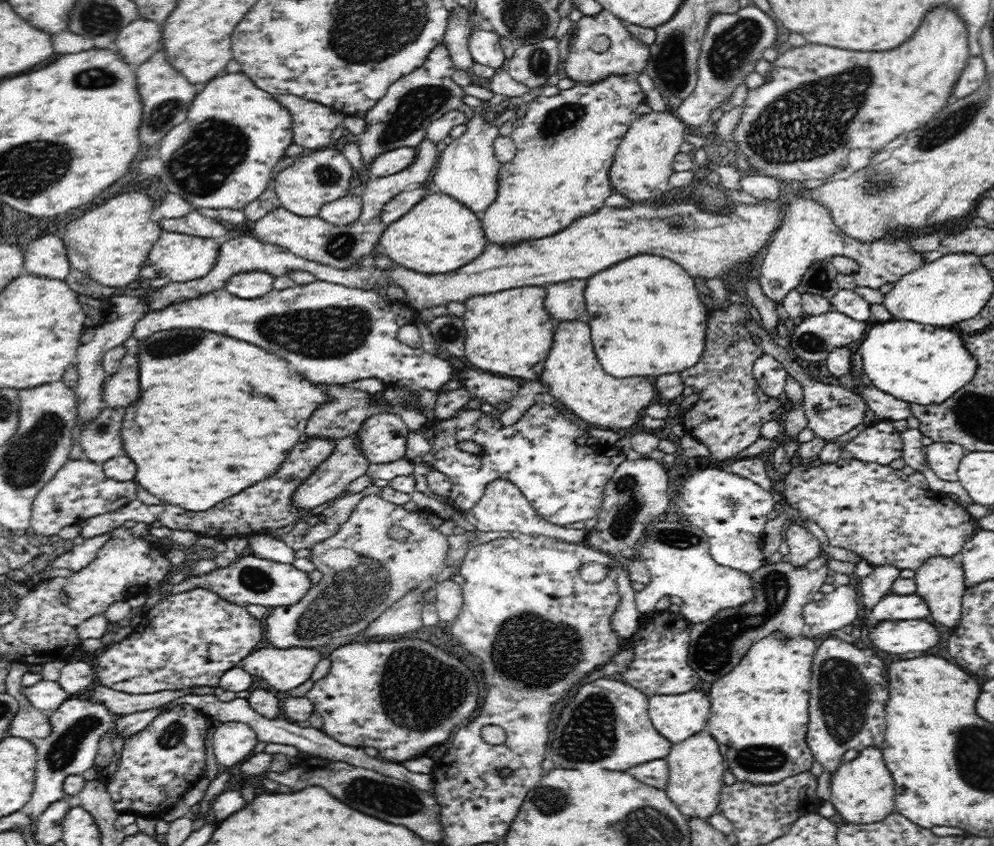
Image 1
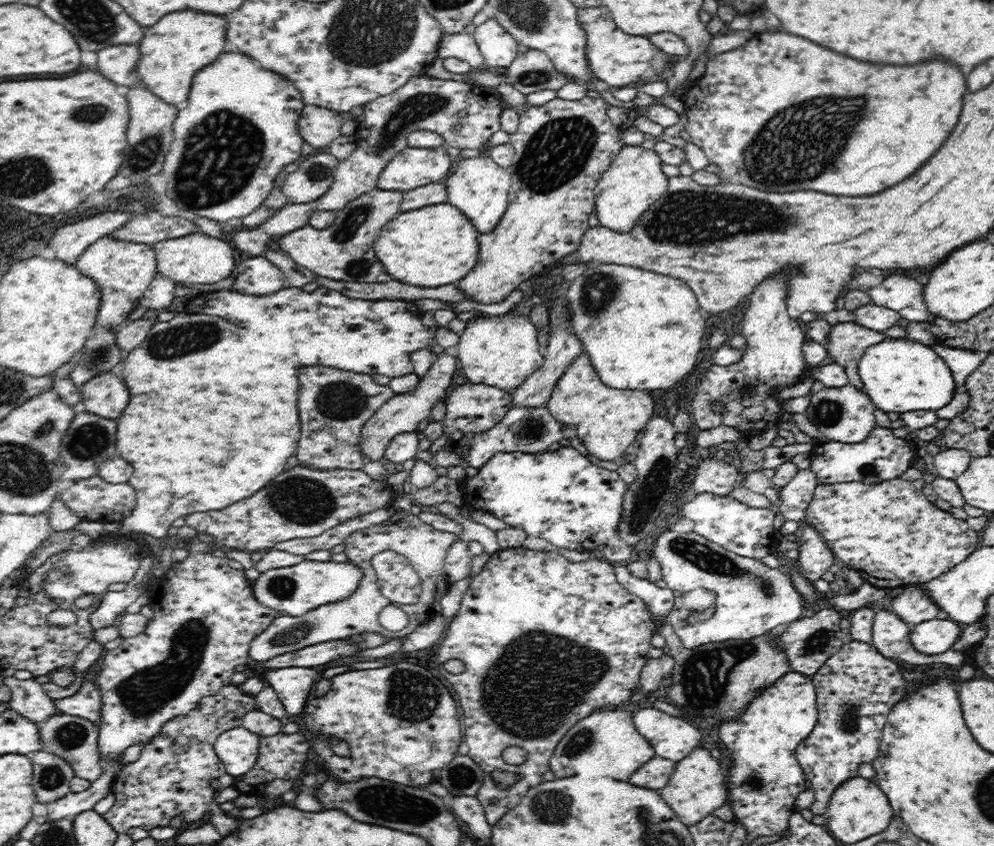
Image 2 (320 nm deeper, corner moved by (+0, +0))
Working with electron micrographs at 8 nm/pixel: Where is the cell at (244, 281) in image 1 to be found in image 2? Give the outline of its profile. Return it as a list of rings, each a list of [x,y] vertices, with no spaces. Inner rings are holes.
[[[248,257],[237,264],[233,288],[242,294],[264,296],[286,286],[284,273],[266,257]]]

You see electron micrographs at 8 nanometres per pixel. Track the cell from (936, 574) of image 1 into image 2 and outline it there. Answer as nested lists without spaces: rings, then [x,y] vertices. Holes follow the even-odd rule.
[[[908,585],[904,594],[889,602],[886,606],[908,626],[916,626],[928,620],[942,618],[941,609],[931,602],[916,585]]]

